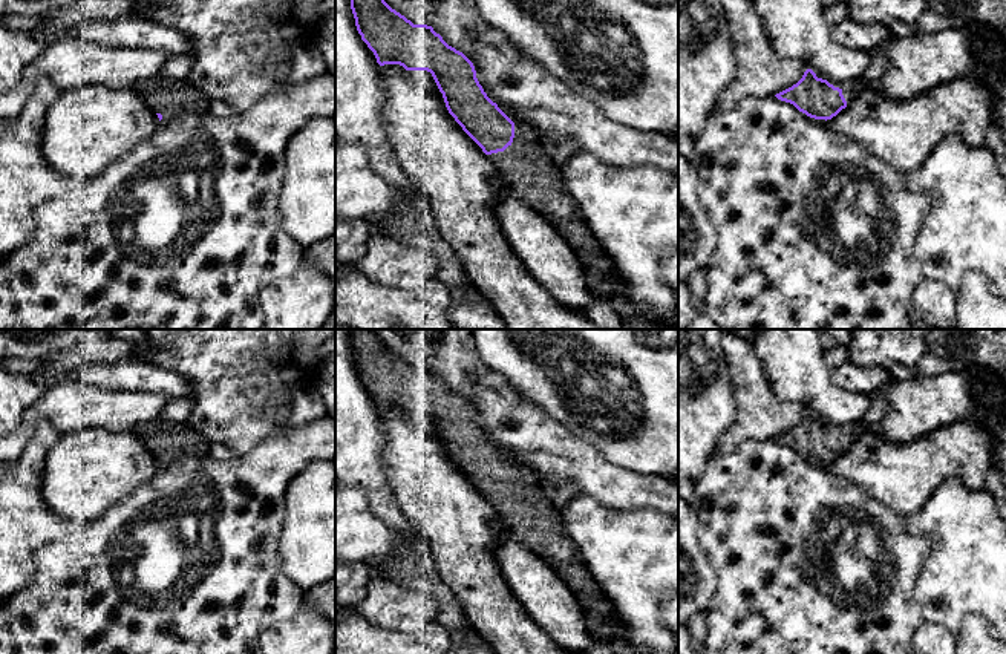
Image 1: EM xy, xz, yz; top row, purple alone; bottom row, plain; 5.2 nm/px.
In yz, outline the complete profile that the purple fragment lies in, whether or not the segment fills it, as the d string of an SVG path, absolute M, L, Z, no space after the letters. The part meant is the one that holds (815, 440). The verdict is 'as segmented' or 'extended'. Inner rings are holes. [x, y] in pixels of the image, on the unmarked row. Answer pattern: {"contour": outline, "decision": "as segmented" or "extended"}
{"contour": "M807 412L796 427L775 440L793 447L810 461L827 464L845 452L854 435L864 430L867 430L867 426L861 423L850 430L839 432L827 423L818 421L812 412Z", "decision": "extended"}

